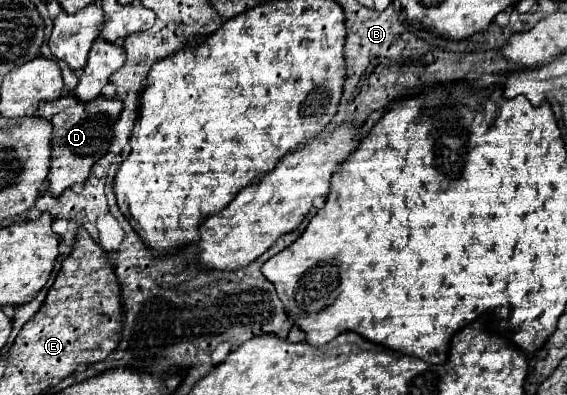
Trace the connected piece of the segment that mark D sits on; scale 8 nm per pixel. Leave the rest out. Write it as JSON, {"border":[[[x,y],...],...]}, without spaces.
{"border":[[[63,95],[57,101],[43,101],[39,105],[39,115],[49,119],[53,125],[53,153],[51,153],[51,171],[49,171],[49,191],[53,197],[59,197],[65,189],[75,183],[83,183],[95,161],[107,153],[113,139],[113,125],[123,111],[123,101],[107,99],[103,95],[95,97],[89,103],[77,101],[75,95]]]}

